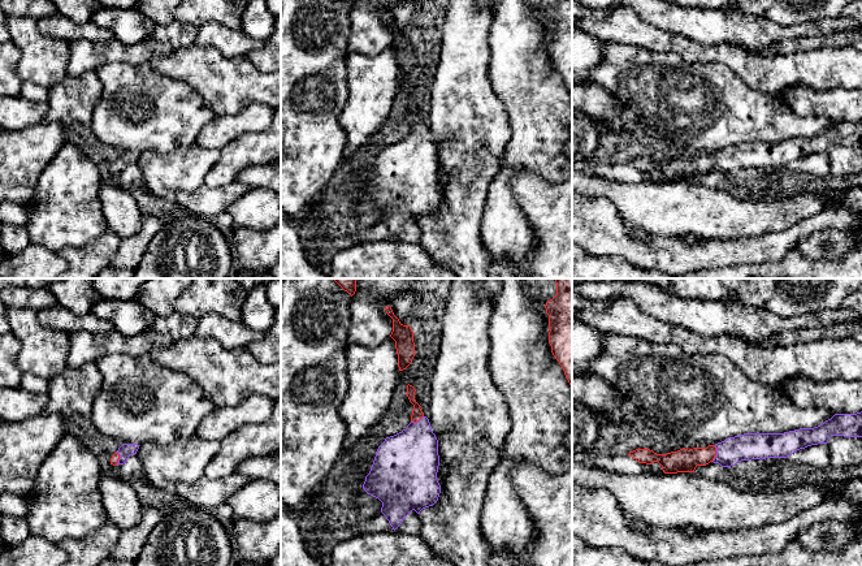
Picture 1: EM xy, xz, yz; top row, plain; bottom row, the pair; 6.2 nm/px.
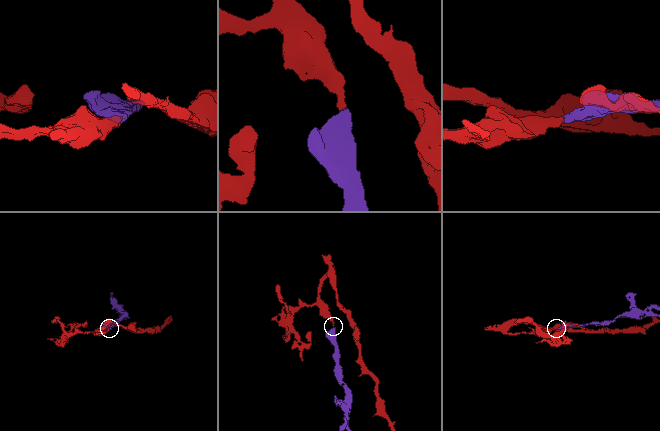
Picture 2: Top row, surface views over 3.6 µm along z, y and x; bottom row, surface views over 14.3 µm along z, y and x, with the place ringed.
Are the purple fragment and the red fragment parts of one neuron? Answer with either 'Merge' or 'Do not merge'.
Merge

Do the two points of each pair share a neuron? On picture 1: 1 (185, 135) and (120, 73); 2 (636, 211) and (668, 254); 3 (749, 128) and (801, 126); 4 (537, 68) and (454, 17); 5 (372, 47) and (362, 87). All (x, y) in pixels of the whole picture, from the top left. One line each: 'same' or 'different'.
1: same
2: different
3: same
4: different
5: different

